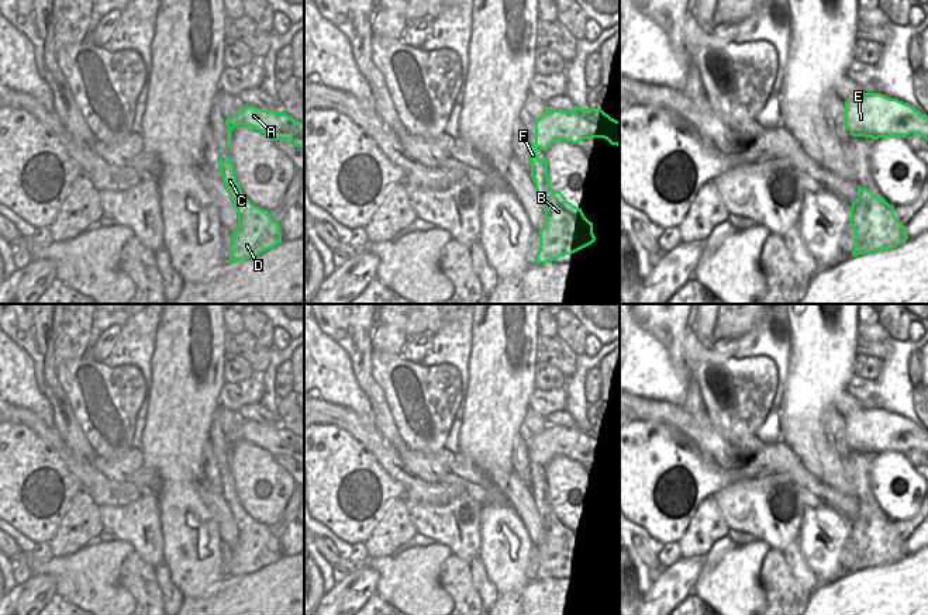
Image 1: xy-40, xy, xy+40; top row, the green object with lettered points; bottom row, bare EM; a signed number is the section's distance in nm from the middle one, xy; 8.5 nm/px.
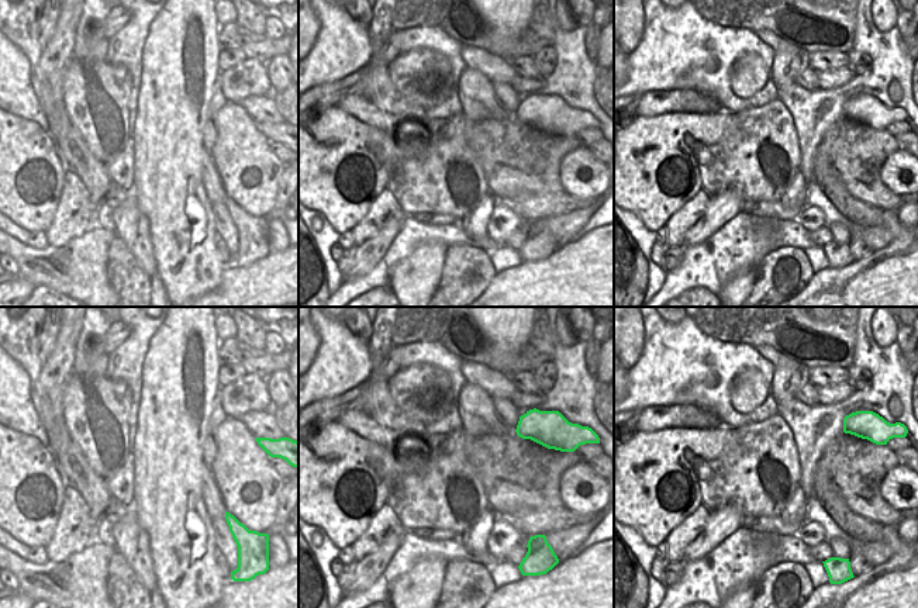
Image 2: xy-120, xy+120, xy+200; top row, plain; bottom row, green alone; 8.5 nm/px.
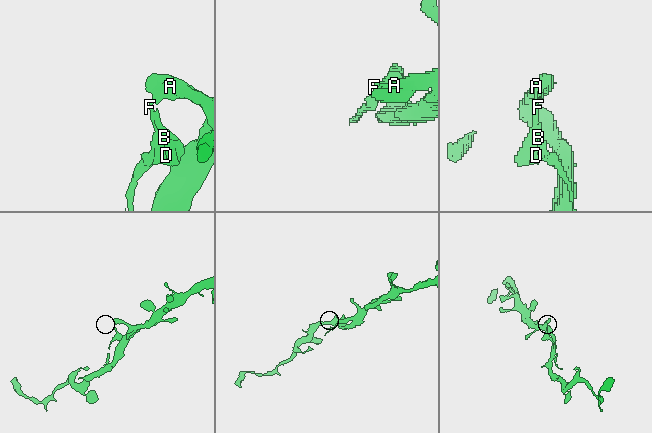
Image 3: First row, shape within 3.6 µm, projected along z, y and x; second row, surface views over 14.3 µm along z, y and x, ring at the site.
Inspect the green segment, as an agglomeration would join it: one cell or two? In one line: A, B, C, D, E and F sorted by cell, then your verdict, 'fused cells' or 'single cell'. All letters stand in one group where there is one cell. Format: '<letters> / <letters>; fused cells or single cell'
A E / B C D F; fused cells

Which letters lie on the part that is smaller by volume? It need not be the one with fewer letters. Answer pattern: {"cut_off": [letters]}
{"cut_off": ["B", "C", "D", "F"]}

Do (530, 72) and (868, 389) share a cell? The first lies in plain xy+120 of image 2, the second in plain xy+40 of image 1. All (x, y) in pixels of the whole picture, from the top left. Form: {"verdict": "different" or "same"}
{"verdict": "same"}

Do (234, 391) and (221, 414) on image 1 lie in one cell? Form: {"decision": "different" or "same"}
{"decision": "different"}

